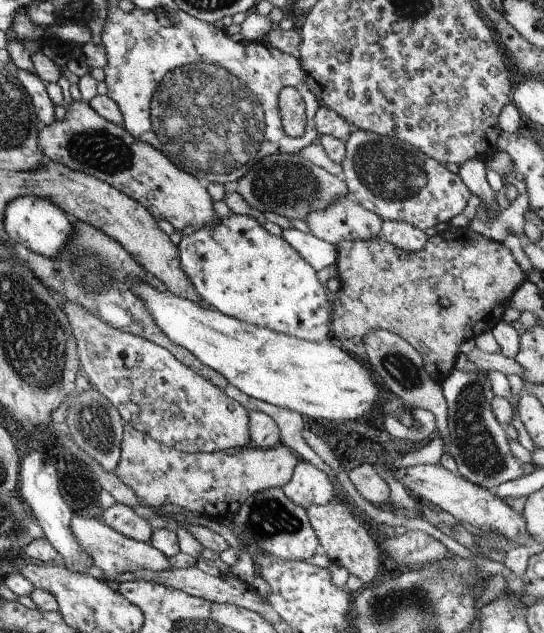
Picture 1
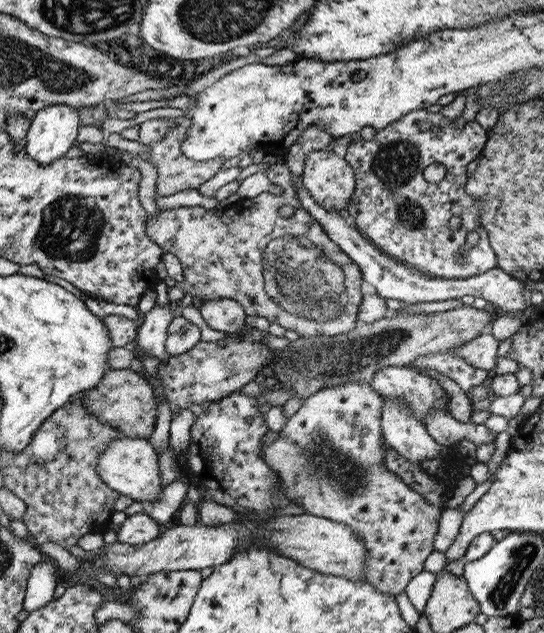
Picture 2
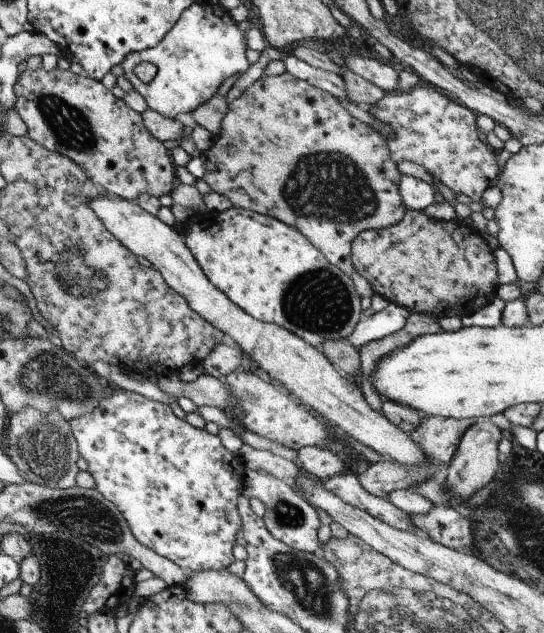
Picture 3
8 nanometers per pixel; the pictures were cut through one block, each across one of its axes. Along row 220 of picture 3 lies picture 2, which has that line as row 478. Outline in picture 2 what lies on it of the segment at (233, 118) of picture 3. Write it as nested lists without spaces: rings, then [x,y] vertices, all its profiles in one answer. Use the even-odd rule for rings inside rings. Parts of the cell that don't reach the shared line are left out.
[[[359,381],[346,382],[333,385],[332,387],[323,387],[312,395],[309,395],[302,401],[297,411],[288,418],[285,426],[278,431],[279,436],[269,445],[264,447],[263,458],[267,466],[271,467],[278,474],[280,485],[284,490],[287,502],[301,506],[305,513],[313,516],[328,518],[329,520],[347,525],[356,535],[360,536],[365,546],[365,561],[363,561],[363,581],[371,588],[379,590],[379,594],[389,594],[395,596],[404,591],[405,587],[413,576],[423,571],[423,562],[433,551],[433,537],[438,529],[438,520],[442,513],[441,508],[431,506],[420,494],[411,490],[400,478],[390,470],[384,468],[382,463],[382,434],[380,433],[380,410],[382,407],[382,398],[380,394],[371,388],[369,383],[360,383]]]

